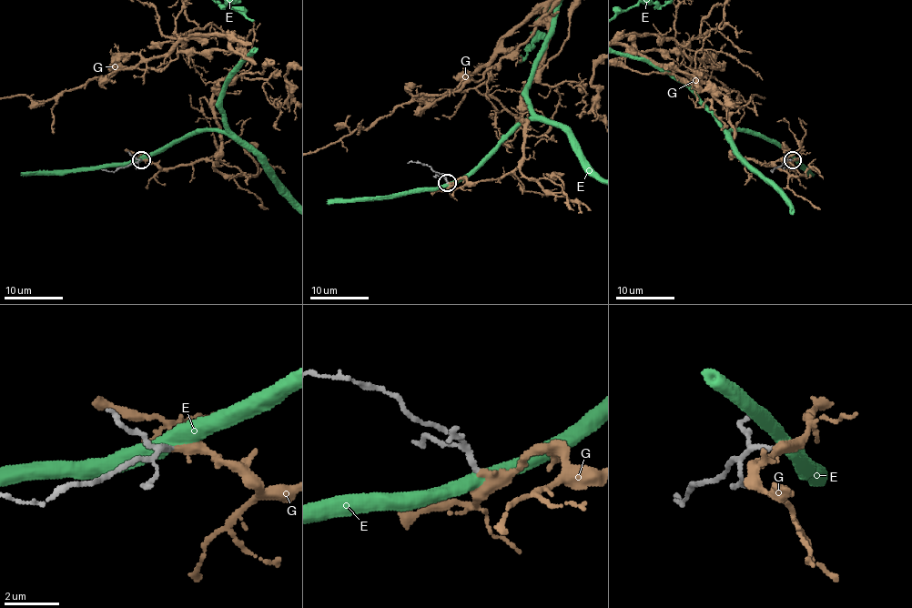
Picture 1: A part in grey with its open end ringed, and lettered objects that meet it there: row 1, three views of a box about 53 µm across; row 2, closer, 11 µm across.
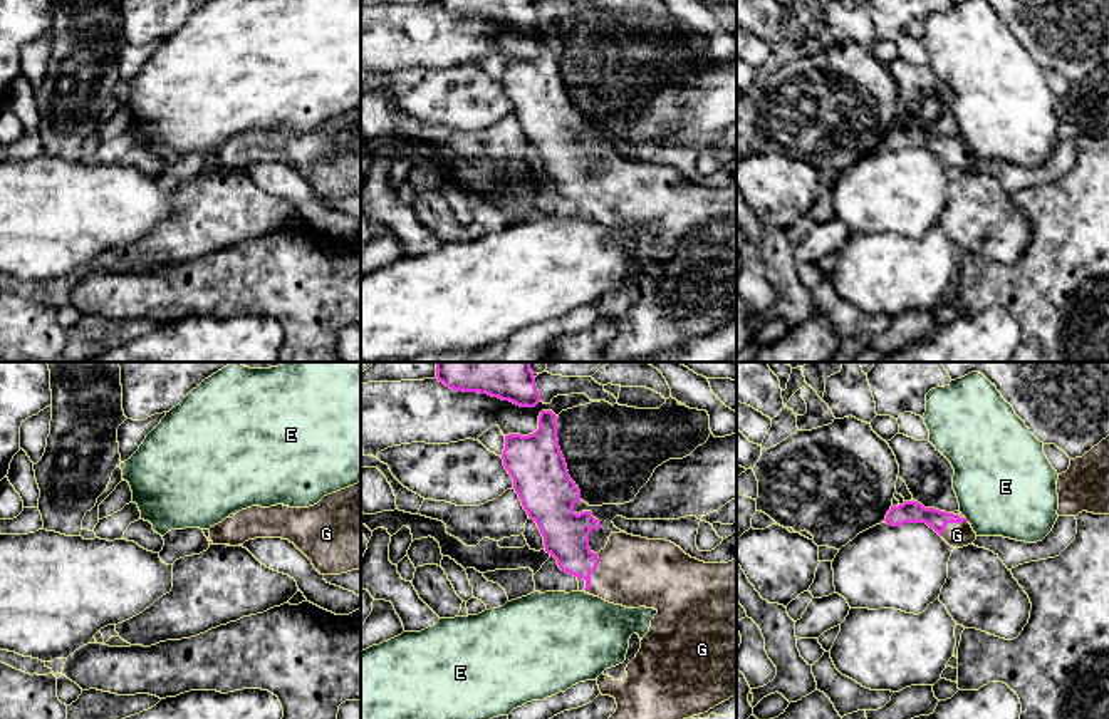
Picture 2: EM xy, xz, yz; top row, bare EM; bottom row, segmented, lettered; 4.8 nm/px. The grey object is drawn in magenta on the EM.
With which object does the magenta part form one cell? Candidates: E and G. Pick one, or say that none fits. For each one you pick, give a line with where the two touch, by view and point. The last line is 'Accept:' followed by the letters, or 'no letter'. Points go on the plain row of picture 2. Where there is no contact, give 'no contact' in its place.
G: contact xz (593, 195)
Accept: G

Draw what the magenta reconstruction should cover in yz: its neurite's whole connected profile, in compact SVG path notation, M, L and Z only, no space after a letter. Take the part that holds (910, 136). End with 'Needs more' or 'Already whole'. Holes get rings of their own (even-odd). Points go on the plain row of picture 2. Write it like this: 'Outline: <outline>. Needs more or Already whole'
Outline: M904 126L899 131L891 131L884 146L893 151L926 147L953 173L973 169L976 164L976 158L963 139L924 132L918 126Z. Needs more

